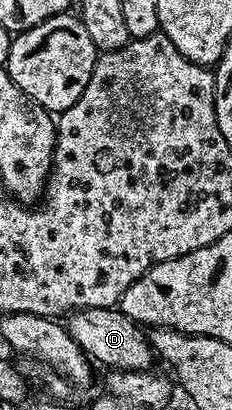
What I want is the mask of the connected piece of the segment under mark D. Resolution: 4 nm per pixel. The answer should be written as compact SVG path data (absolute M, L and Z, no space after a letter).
M85 308L73 310L66 315L65 325L69 336L77 340L77 344L92 363L107 366L111 370L149 370L152 369L153 351L144 327L125 316L118 308Z

